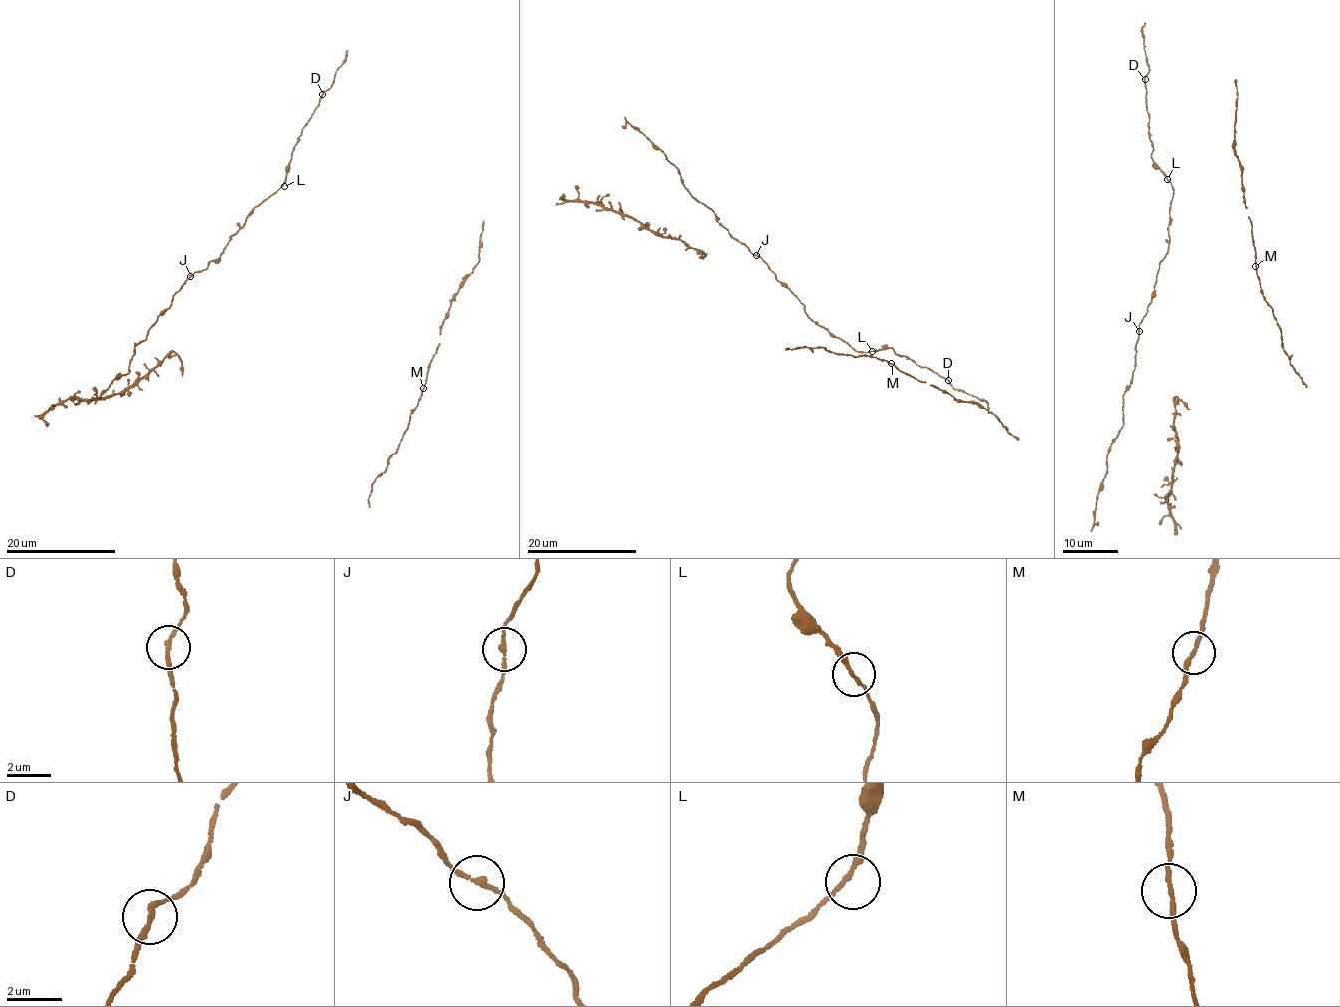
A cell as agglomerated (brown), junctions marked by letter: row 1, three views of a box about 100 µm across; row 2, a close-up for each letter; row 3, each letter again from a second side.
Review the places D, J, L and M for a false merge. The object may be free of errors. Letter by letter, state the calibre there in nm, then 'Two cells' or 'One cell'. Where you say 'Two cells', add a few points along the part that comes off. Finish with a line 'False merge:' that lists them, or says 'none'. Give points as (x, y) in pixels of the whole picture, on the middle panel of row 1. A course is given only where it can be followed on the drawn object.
D: Thickness 170 nm. One cell
J: Thickness 190 nm. One cell
L: Thickness 170 nm. One cell
M: Thickness 160 nm. One cell
False merge: none

